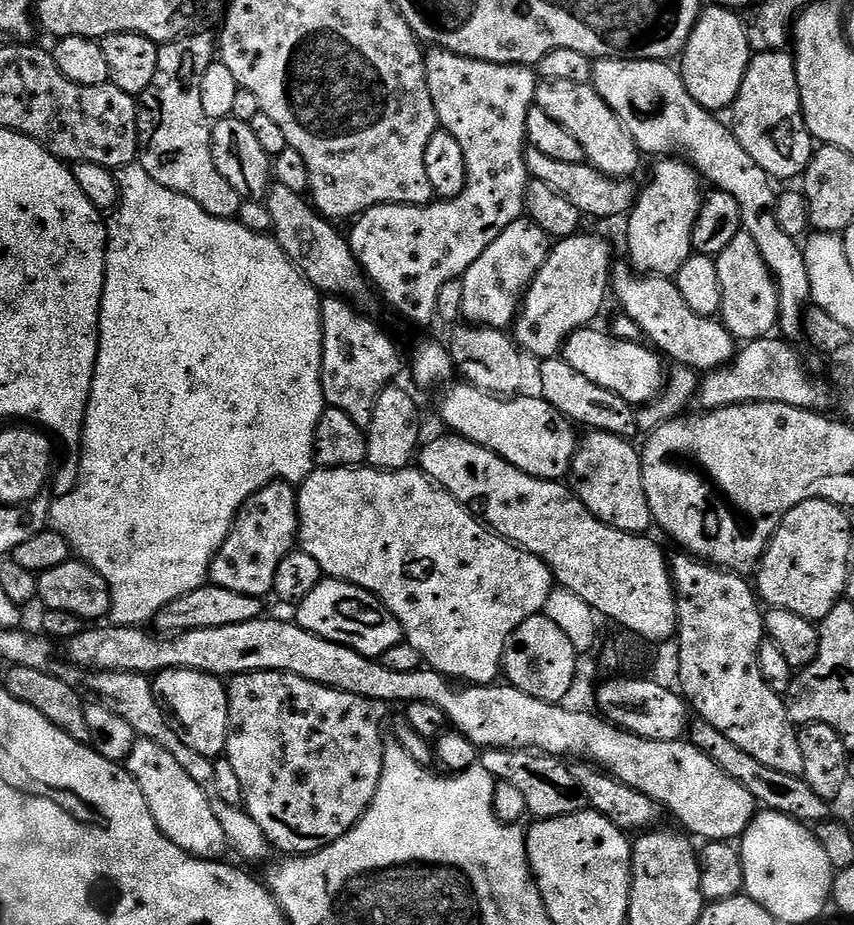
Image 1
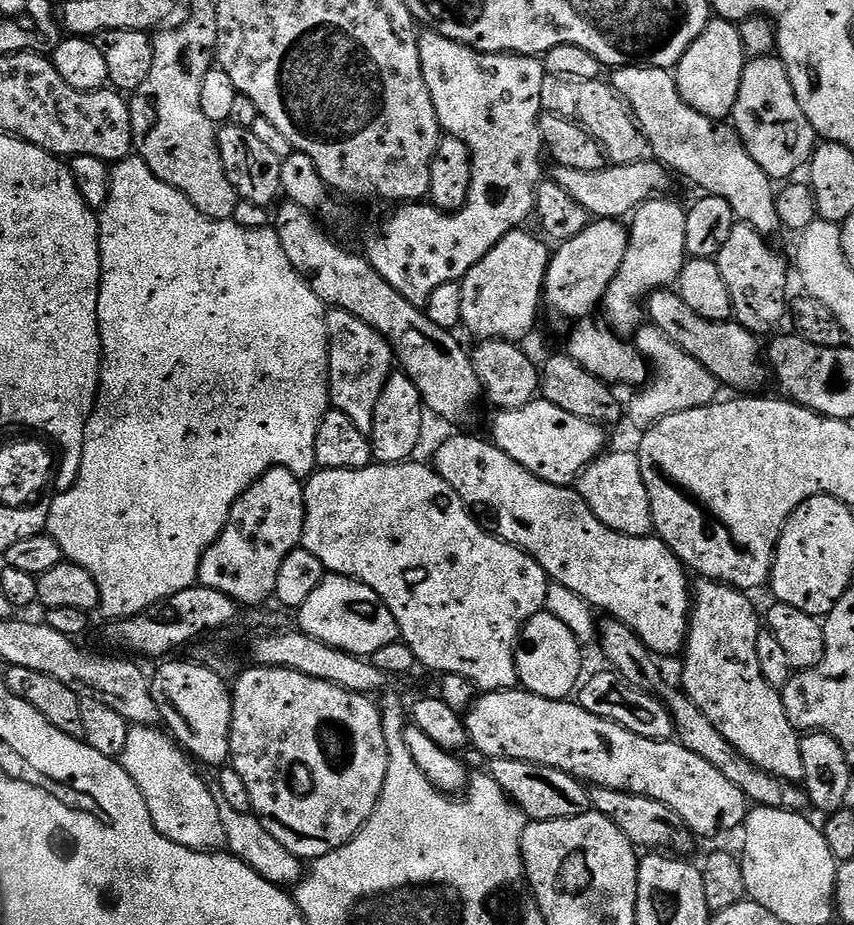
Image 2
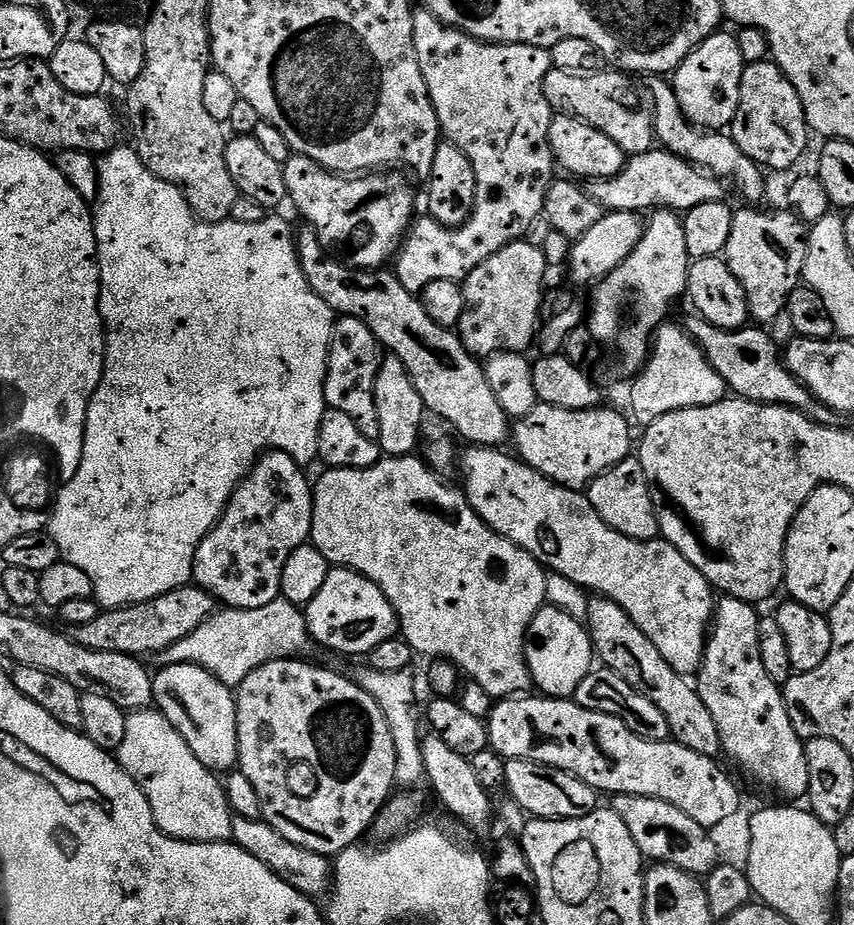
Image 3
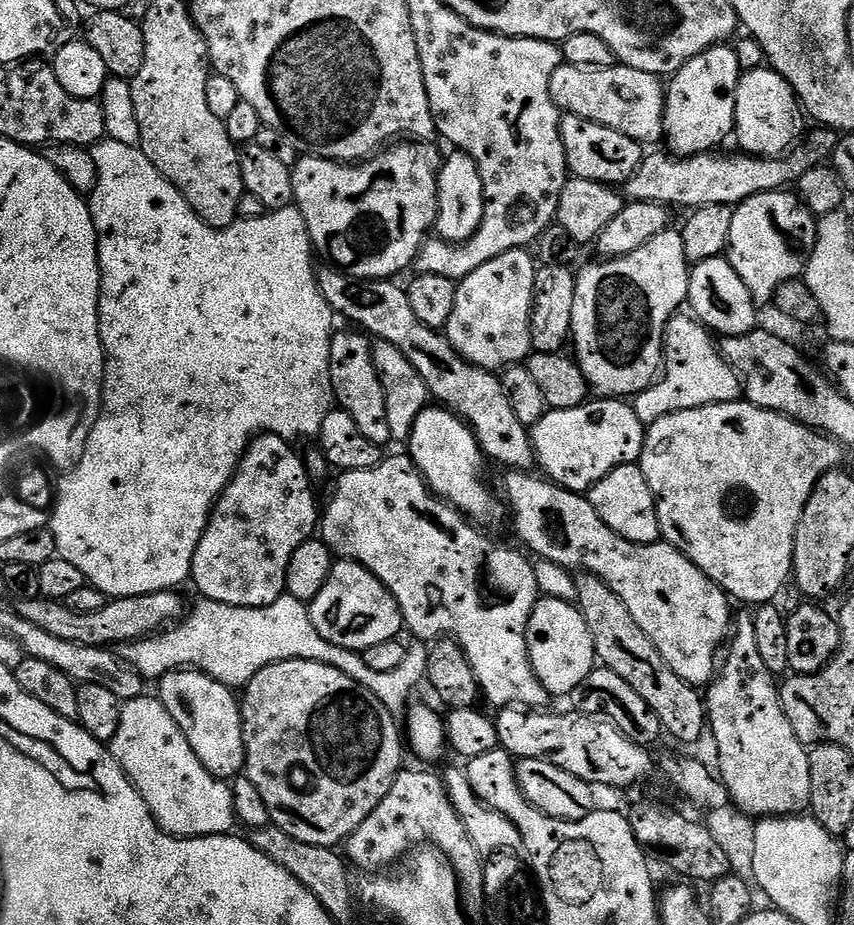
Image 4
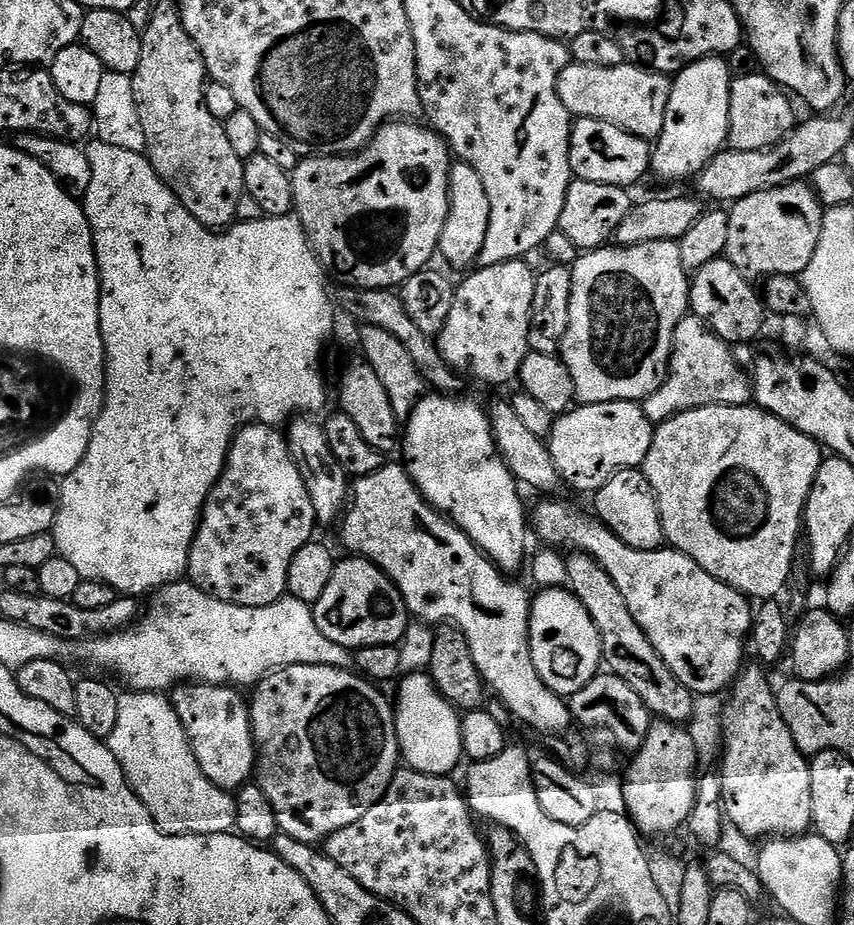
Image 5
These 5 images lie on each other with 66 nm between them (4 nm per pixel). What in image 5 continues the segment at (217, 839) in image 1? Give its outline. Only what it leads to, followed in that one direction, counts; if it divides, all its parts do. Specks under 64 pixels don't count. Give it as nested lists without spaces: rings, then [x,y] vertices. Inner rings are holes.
[[[128,690],[125,693],[118,702],[118,722],[114,725],[114,734],[108,736],[106,743],[114,758],[118,758],[118,766],[122,766],[128,787],[140,799],[142,806],[150,810],[152,822],[170,838],[193,838],[202,834],[232,832],[236,827],[235,795],[214,786],[214,782],[210,782],[210,778],[202,774],[202,766],[198,766],[198,758],[171,699],[158,692]]]

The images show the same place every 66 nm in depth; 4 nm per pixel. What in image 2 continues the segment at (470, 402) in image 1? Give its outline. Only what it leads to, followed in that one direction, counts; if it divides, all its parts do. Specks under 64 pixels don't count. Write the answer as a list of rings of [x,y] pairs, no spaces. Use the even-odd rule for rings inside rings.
[[[543,398],[531,400],[521,408],[495,413],[490,439],[496,447],[510,454],[530,474],[563,488],[575,485],[579,475],[605,451],[605,425],[586,418],[578,418],[562,406],[554,406]]]

